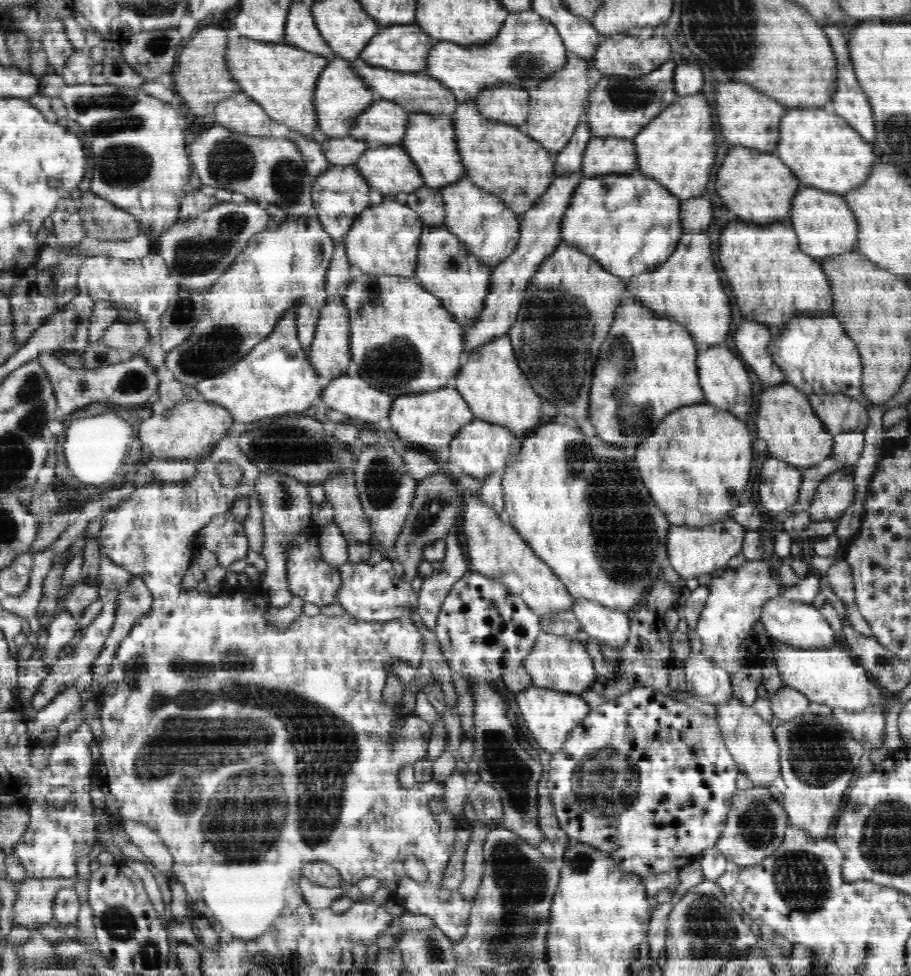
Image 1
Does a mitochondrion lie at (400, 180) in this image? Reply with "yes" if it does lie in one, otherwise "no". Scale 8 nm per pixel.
no

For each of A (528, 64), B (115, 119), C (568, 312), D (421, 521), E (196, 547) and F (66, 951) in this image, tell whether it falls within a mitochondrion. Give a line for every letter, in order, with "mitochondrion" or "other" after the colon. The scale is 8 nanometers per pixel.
A: mitochondrion
B: mitochondrion
C: mitochondrion
D: mitochondrion
E: other
F: other

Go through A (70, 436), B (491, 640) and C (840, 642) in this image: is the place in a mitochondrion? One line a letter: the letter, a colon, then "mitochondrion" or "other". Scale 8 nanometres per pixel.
A: other
B: other
C: other

